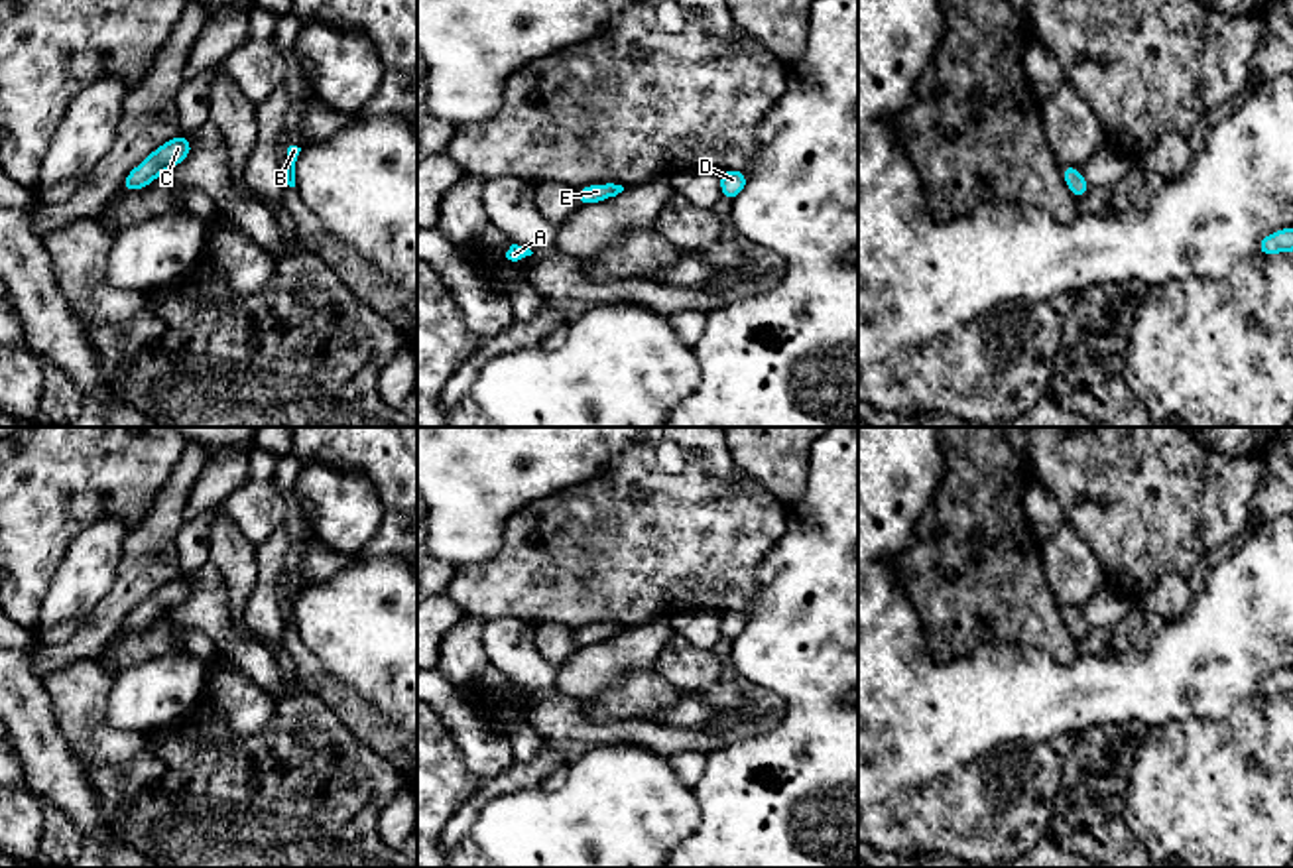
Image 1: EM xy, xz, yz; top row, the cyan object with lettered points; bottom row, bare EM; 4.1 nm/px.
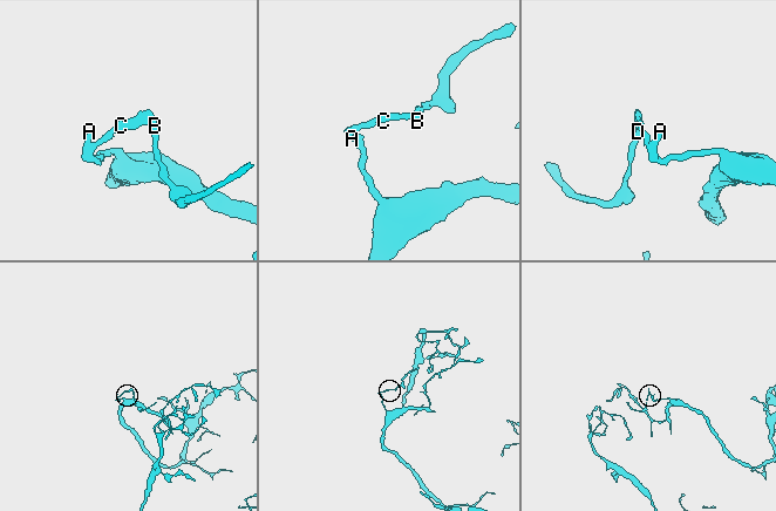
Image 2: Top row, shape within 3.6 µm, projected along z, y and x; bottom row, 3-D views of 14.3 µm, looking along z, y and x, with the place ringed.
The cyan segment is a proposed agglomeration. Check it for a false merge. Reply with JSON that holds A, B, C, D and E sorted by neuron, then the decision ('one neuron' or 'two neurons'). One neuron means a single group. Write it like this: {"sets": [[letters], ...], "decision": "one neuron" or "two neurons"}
{"sets": [["A", "B", "C", "D", "E"]], "decision": "one neuron"}

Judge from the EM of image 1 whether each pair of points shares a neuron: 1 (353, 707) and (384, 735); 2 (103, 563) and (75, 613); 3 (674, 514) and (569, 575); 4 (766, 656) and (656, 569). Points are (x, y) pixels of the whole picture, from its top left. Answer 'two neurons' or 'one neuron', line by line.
1: one neuron
2: one neuron
3: one neuron
4: two neurons

